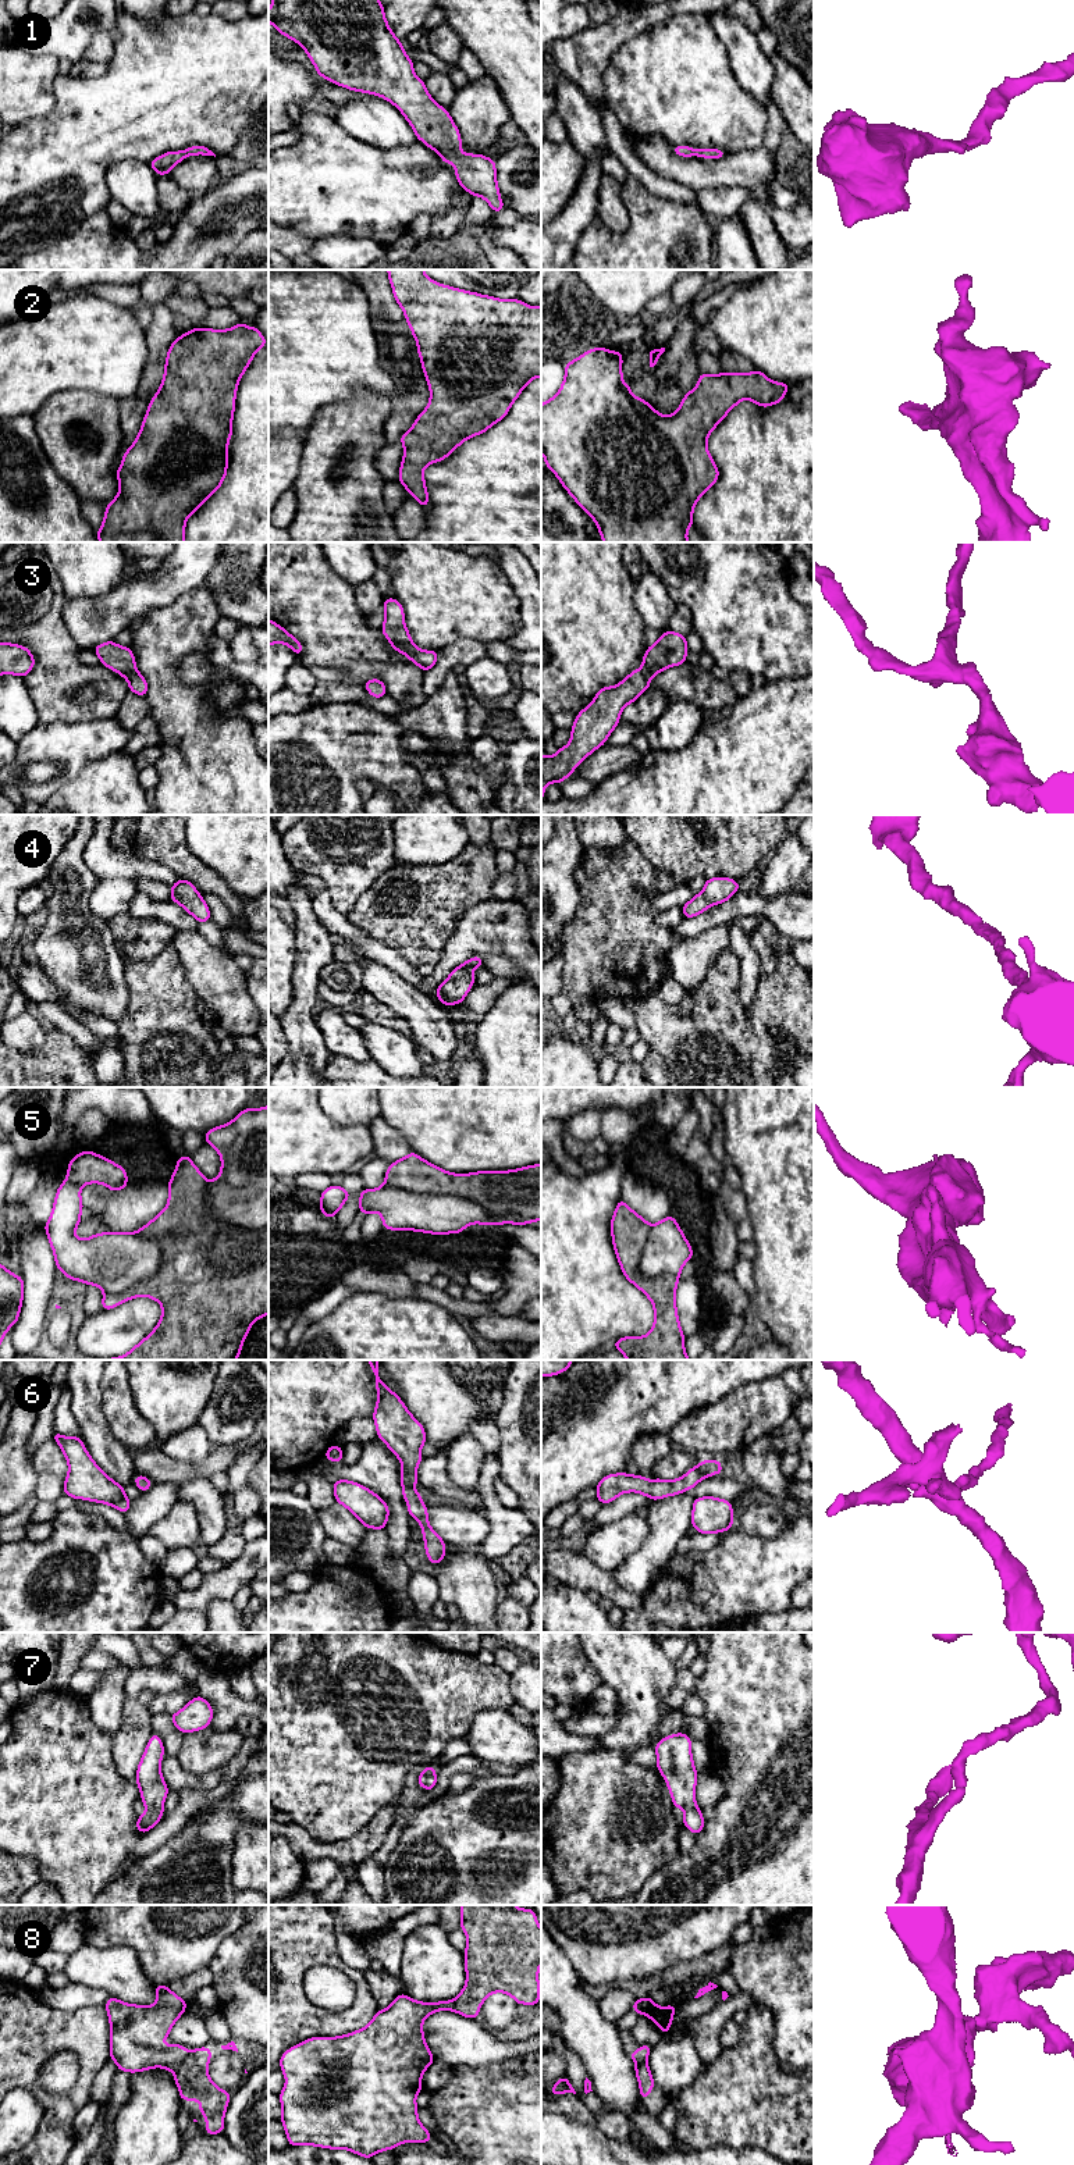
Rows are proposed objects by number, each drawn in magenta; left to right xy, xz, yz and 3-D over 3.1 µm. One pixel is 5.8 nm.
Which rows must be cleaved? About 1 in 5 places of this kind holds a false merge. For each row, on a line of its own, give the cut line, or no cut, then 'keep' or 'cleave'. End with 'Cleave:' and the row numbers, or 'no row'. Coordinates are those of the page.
1: no cut; keep
2: no cut; keep
3: no cut; keep
4: no cut; keep
5: cut in xz along (386, 1181), (415, 1192), (457, 1195), (477, 1202), (502, 1222); cleave
6: no cut; keep
7: no cut; keep
8: cut in xy along (189, 2053), (173, 2071); cleave
Cleave: 5, 8

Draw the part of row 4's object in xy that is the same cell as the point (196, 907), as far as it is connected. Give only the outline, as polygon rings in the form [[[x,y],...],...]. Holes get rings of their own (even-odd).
[[[179,879],[175,884],[170,886],[170,889],[171,901],[179,904],[198,922],[210,921],[210,909],[191,882]]]

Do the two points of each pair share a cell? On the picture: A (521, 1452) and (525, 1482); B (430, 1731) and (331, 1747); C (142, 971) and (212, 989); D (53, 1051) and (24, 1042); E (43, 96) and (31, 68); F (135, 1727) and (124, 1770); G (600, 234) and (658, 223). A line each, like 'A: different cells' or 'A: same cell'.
A: same cell
B: same cell
C: different cells
D: different cells
E: same cell
F: same cell
G: same cell

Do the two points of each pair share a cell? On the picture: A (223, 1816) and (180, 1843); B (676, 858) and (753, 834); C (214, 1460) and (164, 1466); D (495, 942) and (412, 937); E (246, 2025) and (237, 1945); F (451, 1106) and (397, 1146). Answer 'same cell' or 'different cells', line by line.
A: same cell
B: same cell
C: same cell
D: different cells
E: same cell
F: different cells

